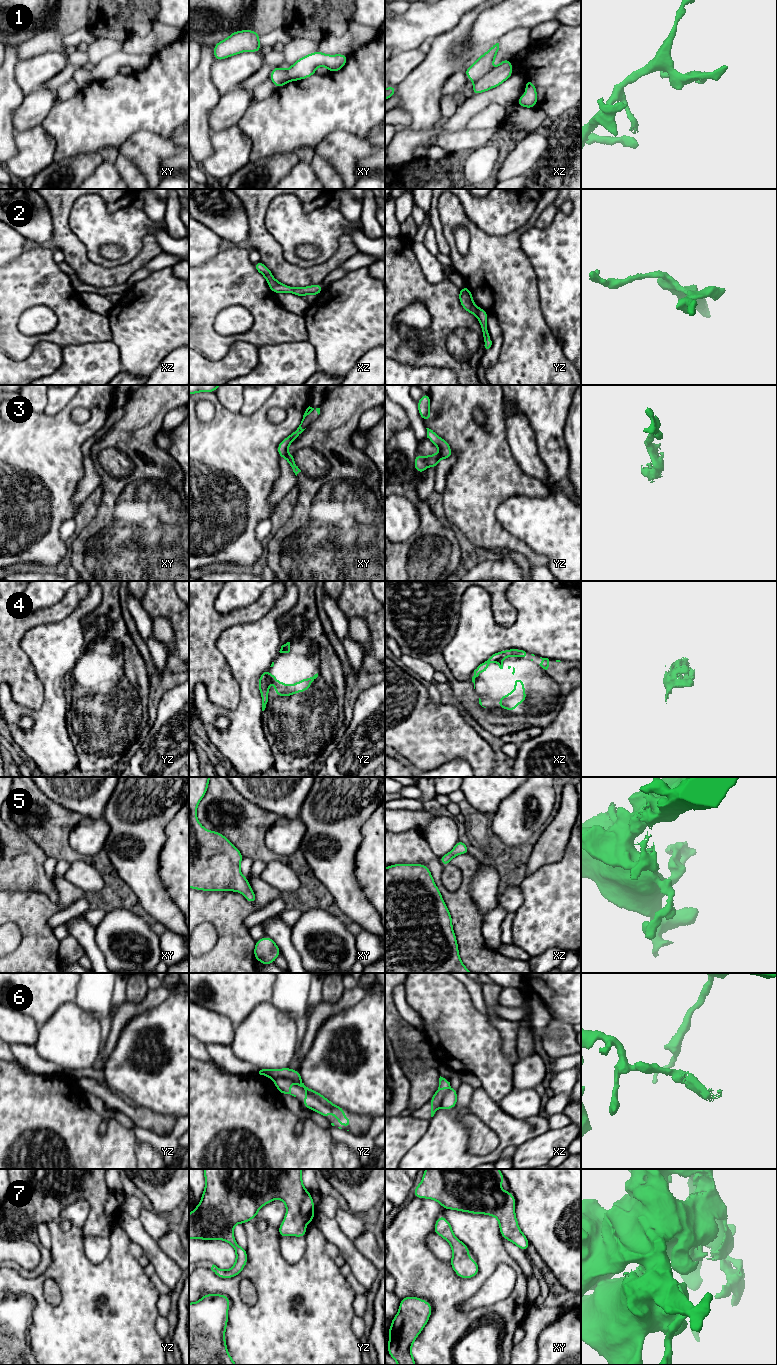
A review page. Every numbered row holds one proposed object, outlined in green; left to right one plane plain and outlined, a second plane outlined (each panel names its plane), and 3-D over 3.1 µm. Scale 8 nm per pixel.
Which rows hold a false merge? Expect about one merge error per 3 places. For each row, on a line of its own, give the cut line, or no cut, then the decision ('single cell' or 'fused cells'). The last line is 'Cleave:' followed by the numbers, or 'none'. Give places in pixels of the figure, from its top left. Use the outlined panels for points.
1: xz (490, 70), (473, 82) | fused cells
2: no cut | single cell
3: yz (439, 453), (443, 458) | fused cells
4: no cut | single cell
5: no cut | single cell
6: yz (305, 1087), (323, 1103), (333, 1105) | fused cells
7: no cut | single cell
Cleave: 1, 3, 6

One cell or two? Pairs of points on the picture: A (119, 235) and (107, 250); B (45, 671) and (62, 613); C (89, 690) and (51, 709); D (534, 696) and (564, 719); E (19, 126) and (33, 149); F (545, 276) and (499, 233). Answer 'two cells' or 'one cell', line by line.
A: two cells
B: two cells
C: two cells
D: two cells
E: two cells
F: two cells

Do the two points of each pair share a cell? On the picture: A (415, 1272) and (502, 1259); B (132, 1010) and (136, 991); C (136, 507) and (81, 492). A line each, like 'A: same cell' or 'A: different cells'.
A: same cell
B: different cells
C: different cells

